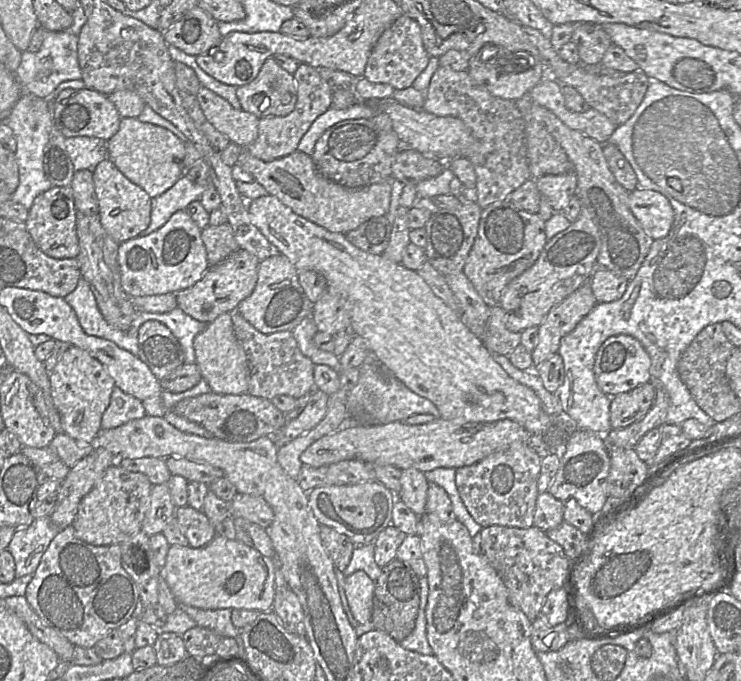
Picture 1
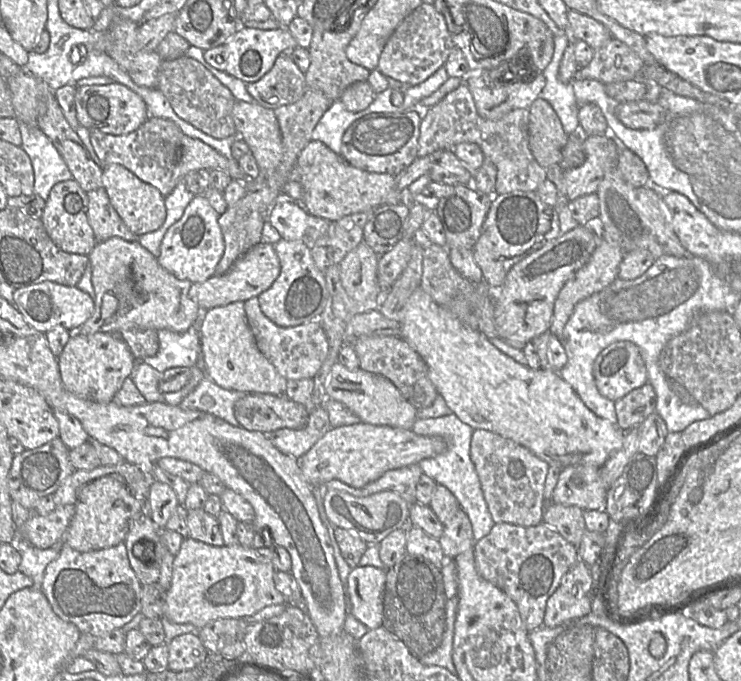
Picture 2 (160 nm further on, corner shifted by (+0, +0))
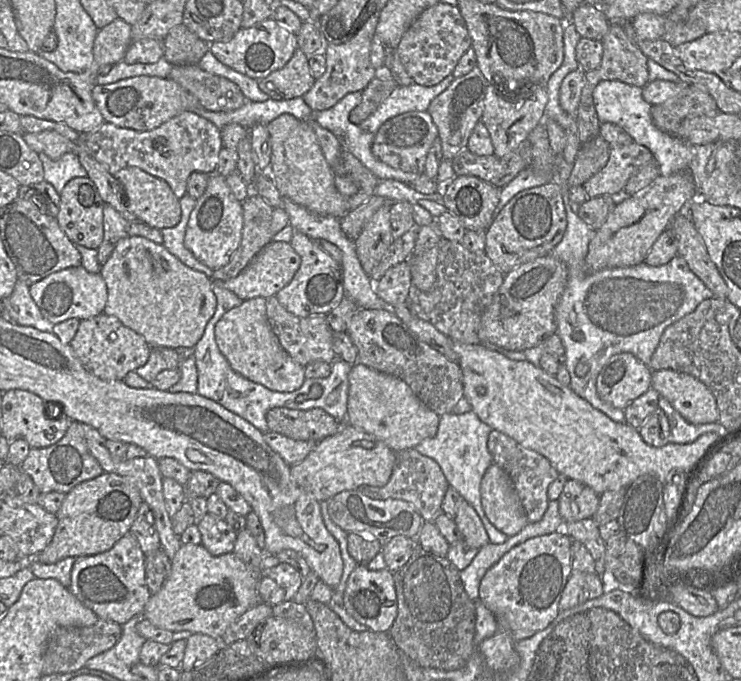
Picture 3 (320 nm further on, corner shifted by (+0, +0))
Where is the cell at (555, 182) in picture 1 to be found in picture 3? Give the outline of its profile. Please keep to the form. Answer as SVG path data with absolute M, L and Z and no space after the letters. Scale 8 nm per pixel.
M636 144L611 146L607 164L582 186L589 199L620 193L630 177L648 163L655 163L646 147Z

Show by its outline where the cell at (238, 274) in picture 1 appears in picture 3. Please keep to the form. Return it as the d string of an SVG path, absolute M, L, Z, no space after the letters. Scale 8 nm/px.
M271 241L238 276L224 281L213 280L213 286L219 285L227 289L243 301L254 298L269 298L275 296L291 282L300 267L300 263L301 258L290 243Z

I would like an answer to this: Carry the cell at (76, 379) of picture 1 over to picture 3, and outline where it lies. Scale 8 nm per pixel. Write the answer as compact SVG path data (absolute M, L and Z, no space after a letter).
M104 313L80 320L69 345L82 365L103 380L123 380L129 372L146 364L152 351L143 336L124 326L116 317Z

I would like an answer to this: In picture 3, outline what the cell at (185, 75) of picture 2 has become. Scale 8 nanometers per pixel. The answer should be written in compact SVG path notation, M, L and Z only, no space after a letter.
M198 64L173 65L167 78L196 97L208 111L234 111L246 102L244 94L235 83L204 71Z

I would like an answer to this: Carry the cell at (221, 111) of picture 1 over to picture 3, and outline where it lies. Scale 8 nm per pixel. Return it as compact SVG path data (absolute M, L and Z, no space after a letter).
M282 114L266 127L270 136L270 163L267 175L282 198L288 198L312 213L338 219L352 210L349 207L349 197L343 196L336 188L336 174L324 157L310 120Z

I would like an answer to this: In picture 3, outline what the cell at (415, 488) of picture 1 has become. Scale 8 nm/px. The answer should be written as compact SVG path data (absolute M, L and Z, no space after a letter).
M466 500L460 504L453 518L463 539L476 548L481 548L490 543L485 527L471 504Z

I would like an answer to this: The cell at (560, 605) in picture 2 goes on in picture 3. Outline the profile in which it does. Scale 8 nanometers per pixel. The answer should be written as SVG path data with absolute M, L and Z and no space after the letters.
M572 571L561 594L559 611L573 608L603 594L603 582L597 573Z

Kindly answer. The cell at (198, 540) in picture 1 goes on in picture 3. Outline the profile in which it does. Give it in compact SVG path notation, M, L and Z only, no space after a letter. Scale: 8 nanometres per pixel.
M207 513L197 521L201 544L213 556L233 552L237 534L224 519Z

